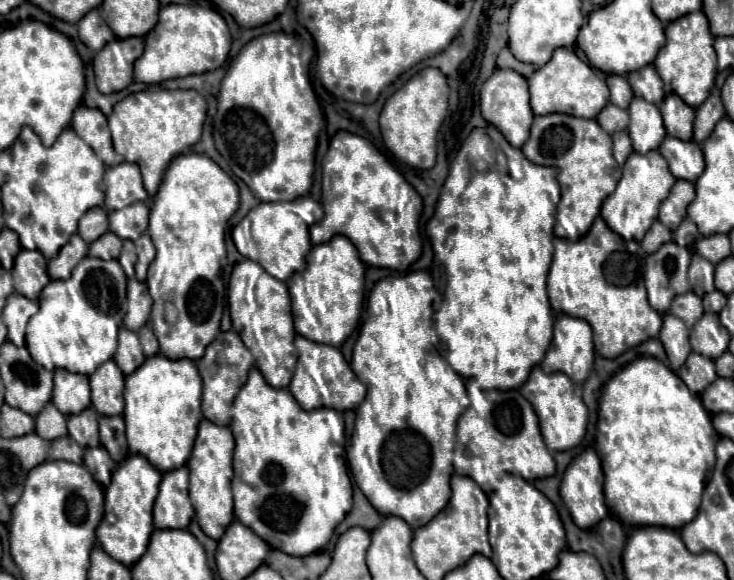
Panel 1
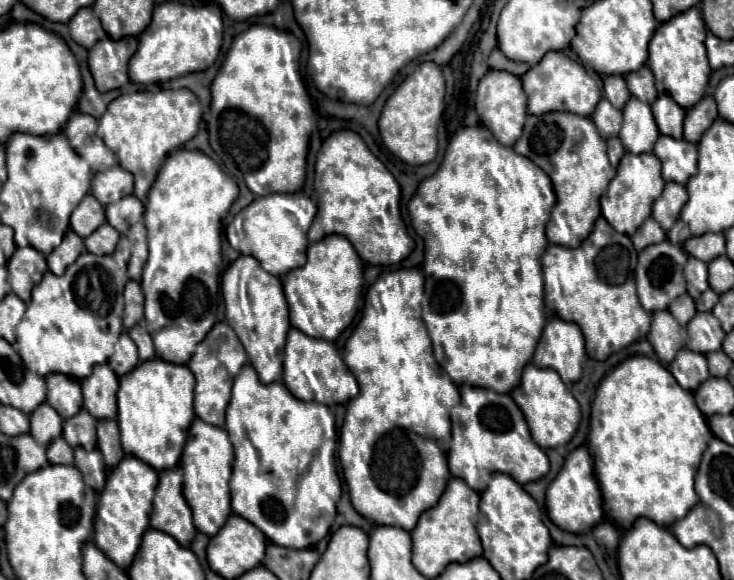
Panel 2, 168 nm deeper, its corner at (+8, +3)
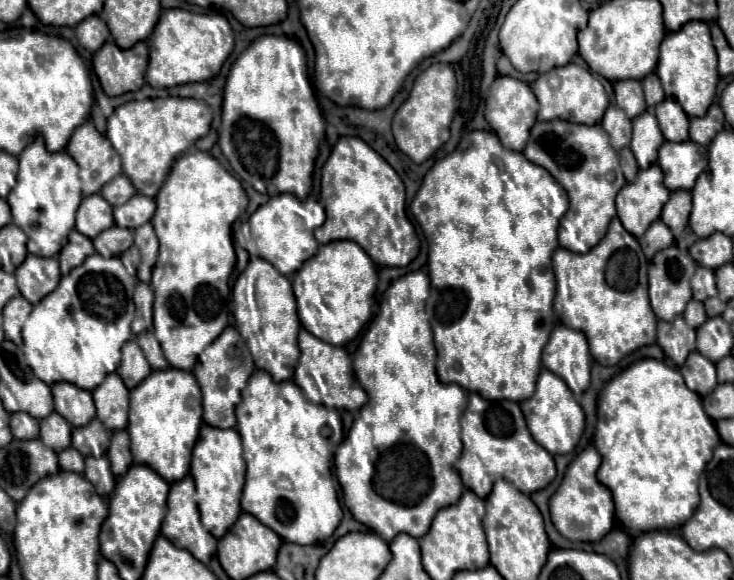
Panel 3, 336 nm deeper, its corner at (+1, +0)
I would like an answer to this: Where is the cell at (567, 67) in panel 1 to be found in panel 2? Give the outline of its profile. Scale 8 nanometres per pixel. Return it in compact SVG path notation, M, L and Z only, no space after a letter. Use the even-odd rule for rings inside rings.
M560 51L546 53L536 65L522 75L524 93L528 95L528 113L542 115L548 111L568 111L582 117L590 117L602 93L598 83L584 71L584 67Z

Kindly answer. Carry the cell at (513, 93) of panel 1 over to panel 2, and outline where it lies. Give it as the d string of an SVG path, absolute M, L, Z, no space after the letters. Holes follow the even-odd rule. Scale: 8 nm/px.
M488 71L484 75L484 79L480 79L480 83L478 83L476 113L482 121L482 125L488 127L502 145L512 147L516 143L516 139L520 137L524 119L526 119L526 93L522 91L520 77L516 77L508 71Z

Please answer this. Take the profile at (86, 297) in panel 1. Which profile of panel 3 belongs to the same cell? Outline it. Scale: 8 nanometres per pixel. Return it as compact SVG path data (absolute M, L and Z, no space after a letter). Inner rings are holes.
M93 254L79 268L71 270L71 274L63 276L59 286L37 306L33 306L33 312L29 314L23 326L23 354L35 376L47 382L49 386L55 382L71 382L91 392L95 386L99 386L99 382L103 382L107 374L115 372L121 362L123 344L133 338L131 322L135 316L135 284L137 278L129 276L117 256L103 258L101 254Z

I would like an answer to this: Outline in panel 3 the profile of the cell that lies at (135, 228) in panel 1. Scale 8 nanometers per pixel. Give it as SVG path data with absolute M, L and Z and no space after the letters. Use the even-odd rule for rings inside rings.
M135 194L131 200L127 200L123 206L113 208L115 224L119 228L135 230L143 224L147 224L155 214L155 200L147 198L143 194Z

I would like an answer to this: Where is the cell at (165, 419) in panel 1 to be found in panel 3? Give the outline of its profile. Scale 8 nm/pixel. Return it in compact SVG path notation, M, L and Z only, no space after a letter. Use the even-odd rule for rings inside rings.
M167 368L153 370L135 390L131 390L129 426L131 452L135 462L151 466L165 482L177 482L189 474L191 450L201 428L201 390L191 372Z

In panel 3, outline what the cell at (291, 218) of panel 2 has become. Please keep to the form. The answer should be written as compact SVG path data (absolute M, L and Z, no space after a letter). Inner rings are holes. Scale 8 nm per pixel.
M277 194L267 204L259 206L235 233L236 242L250 255L265 258L281 274L293 274L318 250L314 231L326 219L323 206L314 198L299 200L293 194Z

